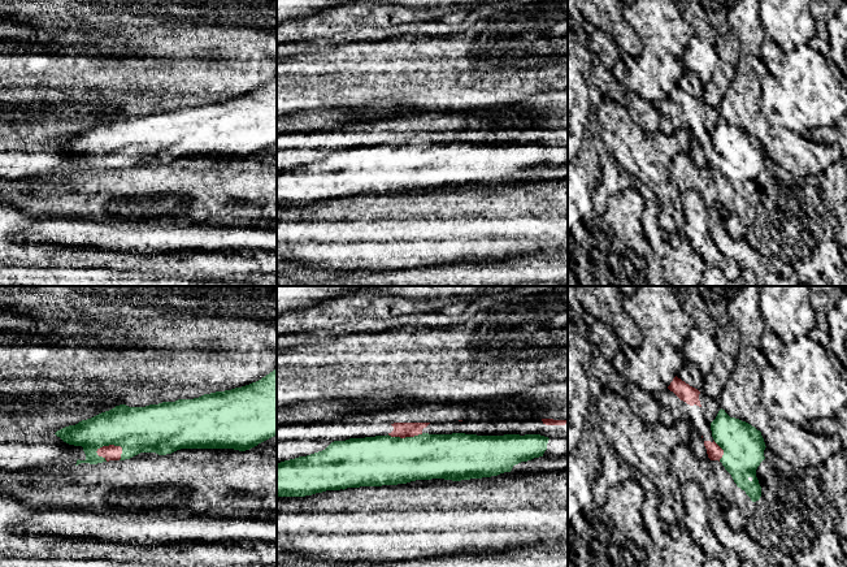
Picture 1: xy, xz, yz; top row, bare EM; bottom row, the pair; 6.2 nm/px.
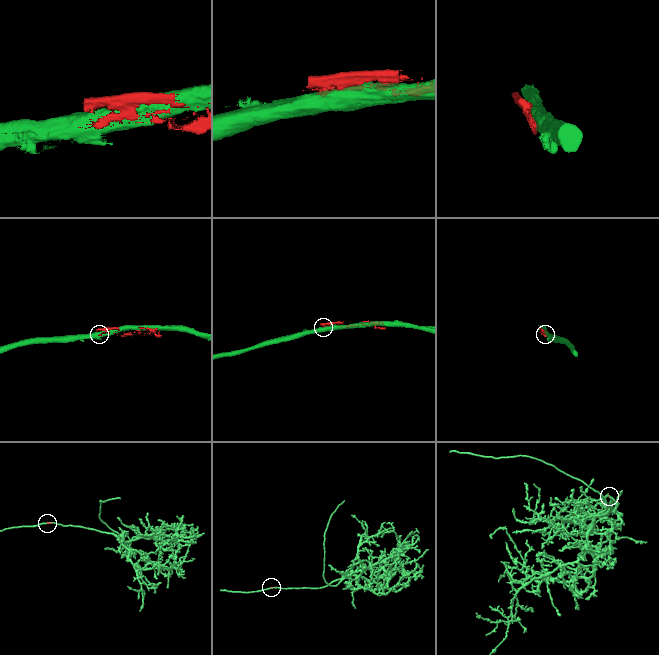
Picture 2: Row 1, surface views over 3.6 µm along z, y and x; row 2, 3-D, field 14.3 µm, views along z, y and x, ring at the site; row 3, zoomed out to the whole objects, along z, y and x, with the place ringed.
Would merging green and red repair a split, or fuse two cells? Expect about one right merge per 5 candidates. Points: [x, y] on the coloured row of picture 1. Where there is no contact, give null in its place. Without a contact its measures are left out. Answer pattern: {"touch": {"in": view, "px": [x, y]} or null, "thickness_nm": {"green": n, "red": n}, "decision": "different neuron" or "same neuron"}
{"touch": {"in": "xy", "px": [108, 445]}, "thickness_nm": {"green": 280, "red": 100}, "decision": "different neuron"}

